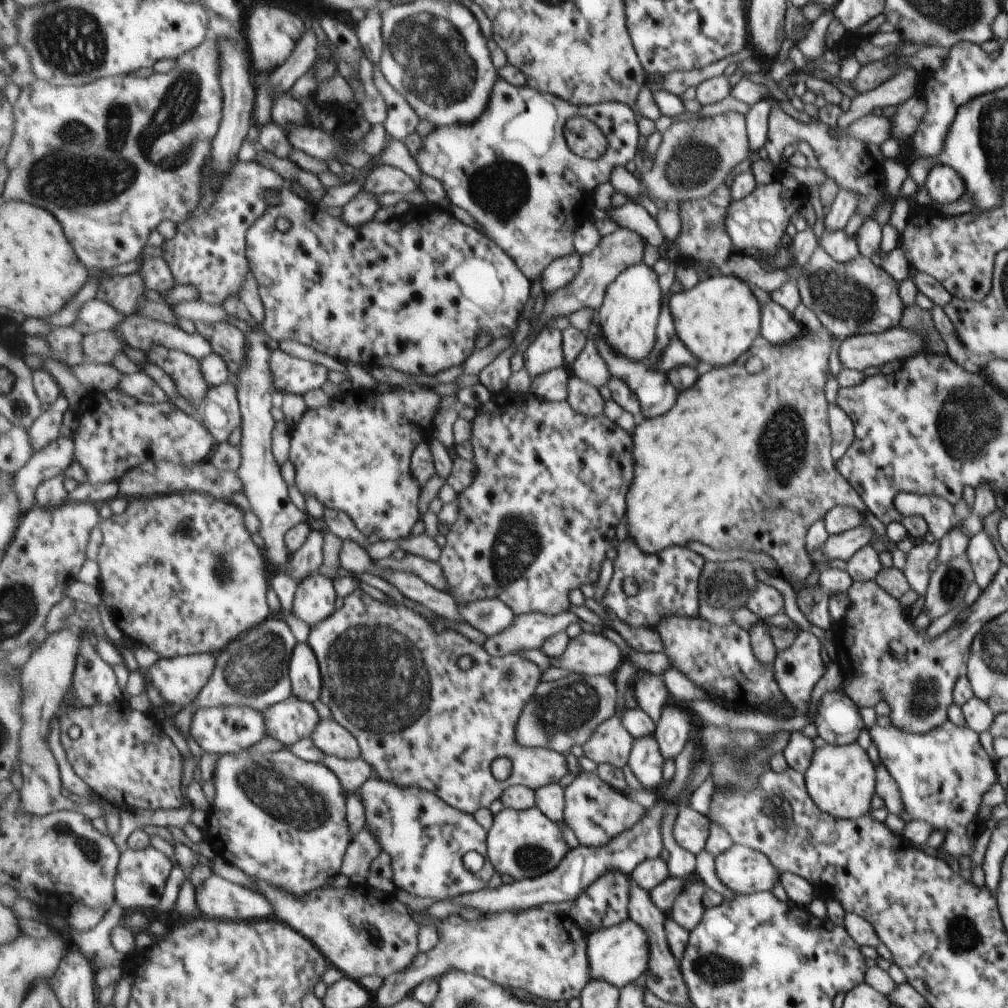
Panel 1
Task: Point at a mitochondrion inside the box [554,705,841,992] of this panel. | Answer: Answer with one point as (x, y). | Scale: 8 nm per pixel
(715, 969)

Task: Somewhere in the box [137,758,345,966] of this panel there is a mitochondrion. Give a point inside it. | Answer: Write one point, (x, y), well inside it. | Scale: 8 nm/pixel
(297, 804)

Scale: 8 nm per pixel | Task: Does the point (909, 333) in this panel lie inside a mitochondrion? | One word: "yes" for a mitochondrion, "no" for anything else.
no

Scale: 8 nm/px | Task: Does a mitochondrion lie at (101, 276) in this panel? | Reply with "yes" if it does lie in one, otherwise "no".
no

